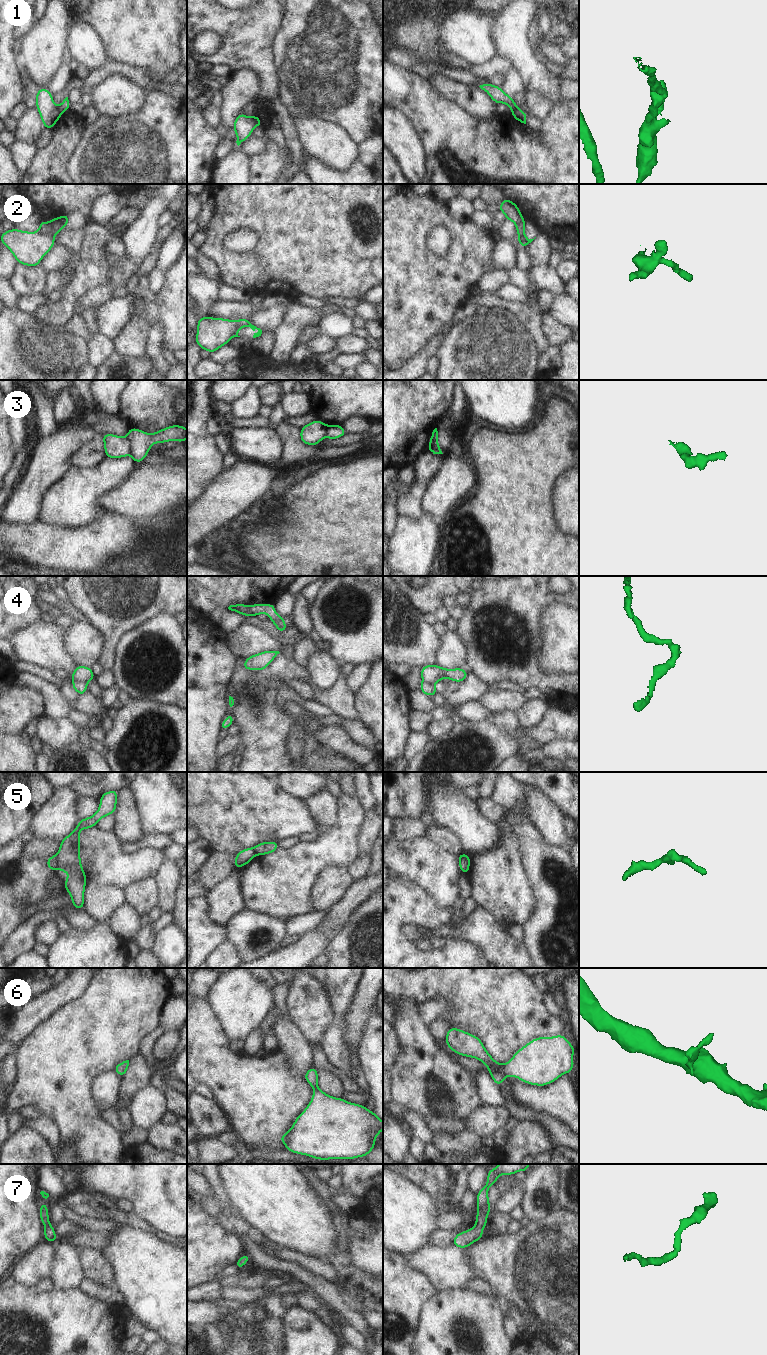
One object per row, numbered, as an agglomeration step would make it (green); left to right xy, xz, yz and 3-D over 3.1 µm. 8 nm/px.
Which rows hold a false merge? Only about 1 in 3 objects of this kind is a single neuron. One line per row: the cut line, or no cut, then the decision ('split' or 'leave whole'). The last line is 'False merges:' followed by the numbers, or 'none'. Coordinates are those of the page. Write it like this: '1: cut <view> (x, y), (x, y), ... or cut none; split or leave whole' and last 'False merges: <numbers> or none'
1: cut xz (253, 117), (253, 121), (257, 125); split
2: cut xy (49, 224), (47, 232), (37, 232); split
3: cut xy (126, 437), (129, 453); split
4: cut xy (86, 682), (75, 681), (73, 683); split
5: cut xy (55, 856), (58, 868); split
6: cut none; leave whole
7: cut none; leave whole
False merges: 1, 2, 3, 4, 5

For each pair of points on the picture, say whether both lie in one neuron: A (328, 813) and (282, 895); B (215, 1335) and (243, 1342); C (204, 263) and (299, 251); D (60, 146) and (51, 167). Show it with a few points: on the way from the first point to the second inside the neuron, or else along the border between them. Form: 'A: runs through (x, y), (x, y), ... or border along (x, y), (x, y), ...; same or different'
A: border along (340, 819), (329, 831), (320, 833); different
B: runs through (222, 1337), (231, 1342), (236, 1342); same
C: border along (198, 248), (216, 264), (220, 277); different
D: runs through (59, 151), (52, 162); same

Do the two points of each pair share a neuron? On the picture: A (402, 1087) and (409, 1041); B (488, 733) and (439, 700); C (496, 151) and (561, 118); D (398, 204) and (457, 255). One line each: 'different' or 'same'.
A: same
B: same
C: same
D: same

